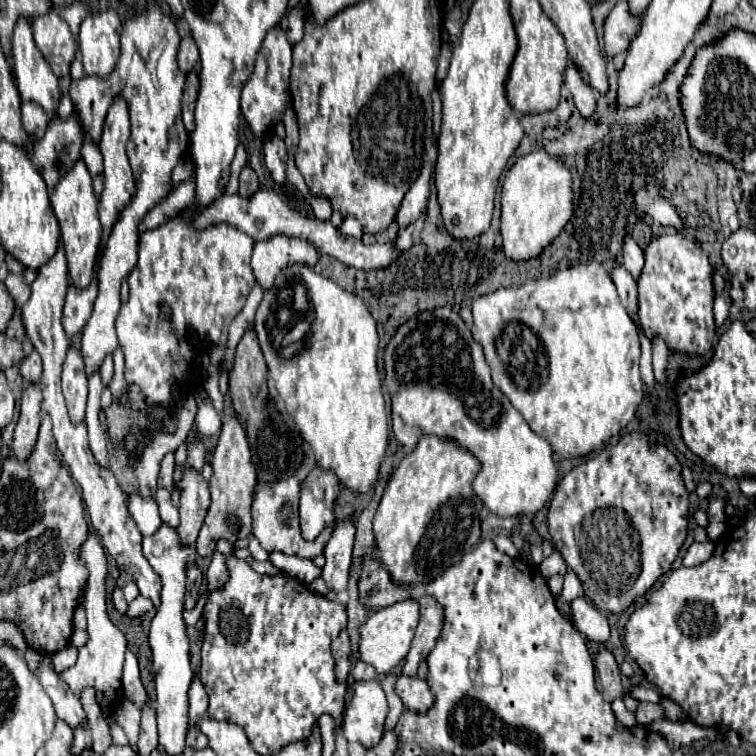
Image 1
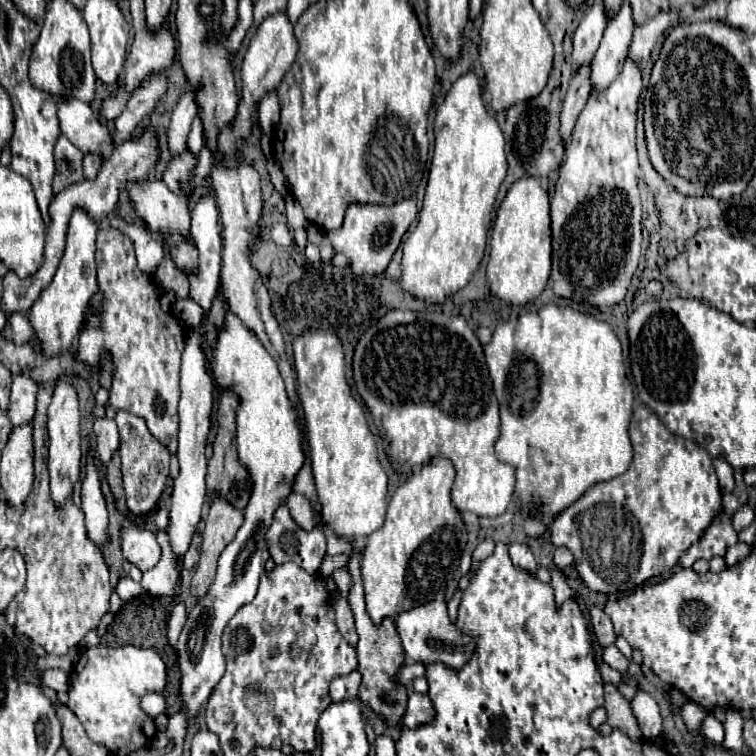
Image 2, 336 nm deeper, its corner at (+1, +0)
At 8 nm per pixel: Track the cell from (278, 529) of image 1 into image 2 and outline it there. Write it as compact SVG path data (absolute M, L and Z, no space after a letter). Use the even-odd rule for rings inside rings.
M283 504L267 530L267 546L275 564L295 562L299 568L315 574L325 556L325 534L317 528L311 532L299 528Z

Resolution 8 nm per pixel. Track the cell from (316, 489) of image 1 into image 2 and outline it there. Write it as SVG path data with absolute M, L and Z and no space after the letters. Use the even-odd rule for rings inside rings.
M291 494L287 500L287 508L291 510L293 520L303 528L303 530L313 530L315 522L313 522L313 510L311 510L311 502L303 496L303 494Z

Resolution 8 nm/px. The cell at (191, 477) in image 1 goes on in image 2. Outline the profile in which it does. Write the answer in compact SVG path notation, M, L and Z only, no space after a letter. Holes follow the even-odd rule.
M111 226L101 228L97 234L95 260L97 260L97 282L99 282L99 292L103 294L103 302L99 312L91 312L87 316L87 322L79 332L79 340L75 342L75 358L87 366L97 366L101 354L111 354L115 372L113 372L113 384L111 384L111 394L107 404L113 410L127 410L135 416L145 418L151 434L163 446L167 446L171 454L175 454L177 432L179 432L179 416L177 416L179 364L181 364L181 354L185 350L187 334L173 312L161 310L159 298L163 292L157 288L151 274L145 274L137 268L135 250L129 236L125 236L121 230Z

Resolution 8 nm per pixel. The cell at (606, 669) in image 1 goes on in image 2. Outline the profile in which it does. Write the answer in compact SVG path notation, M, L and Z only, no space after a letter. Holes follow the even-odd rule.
M605 684L605 710L607 710L607 722L613 728L619 728L621 732L625 732L631 740L641 740L643 734L639 730L639 724L631 712L631 704L629 700L625 700L615 684Z

